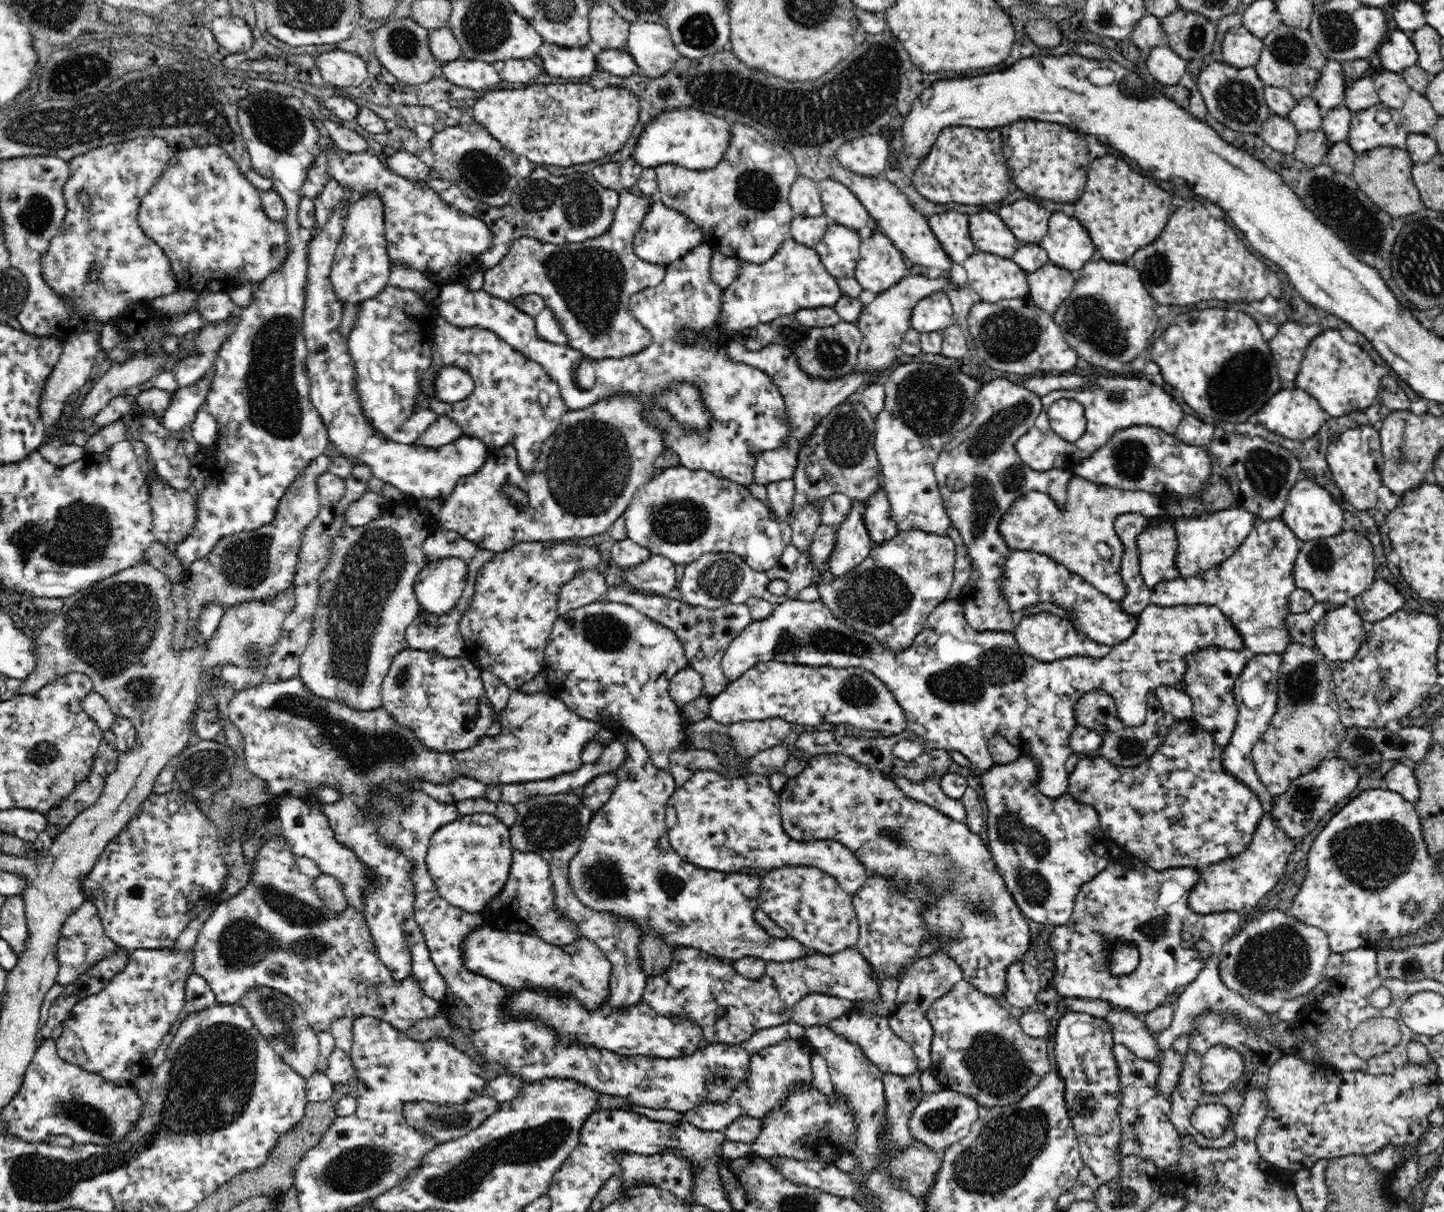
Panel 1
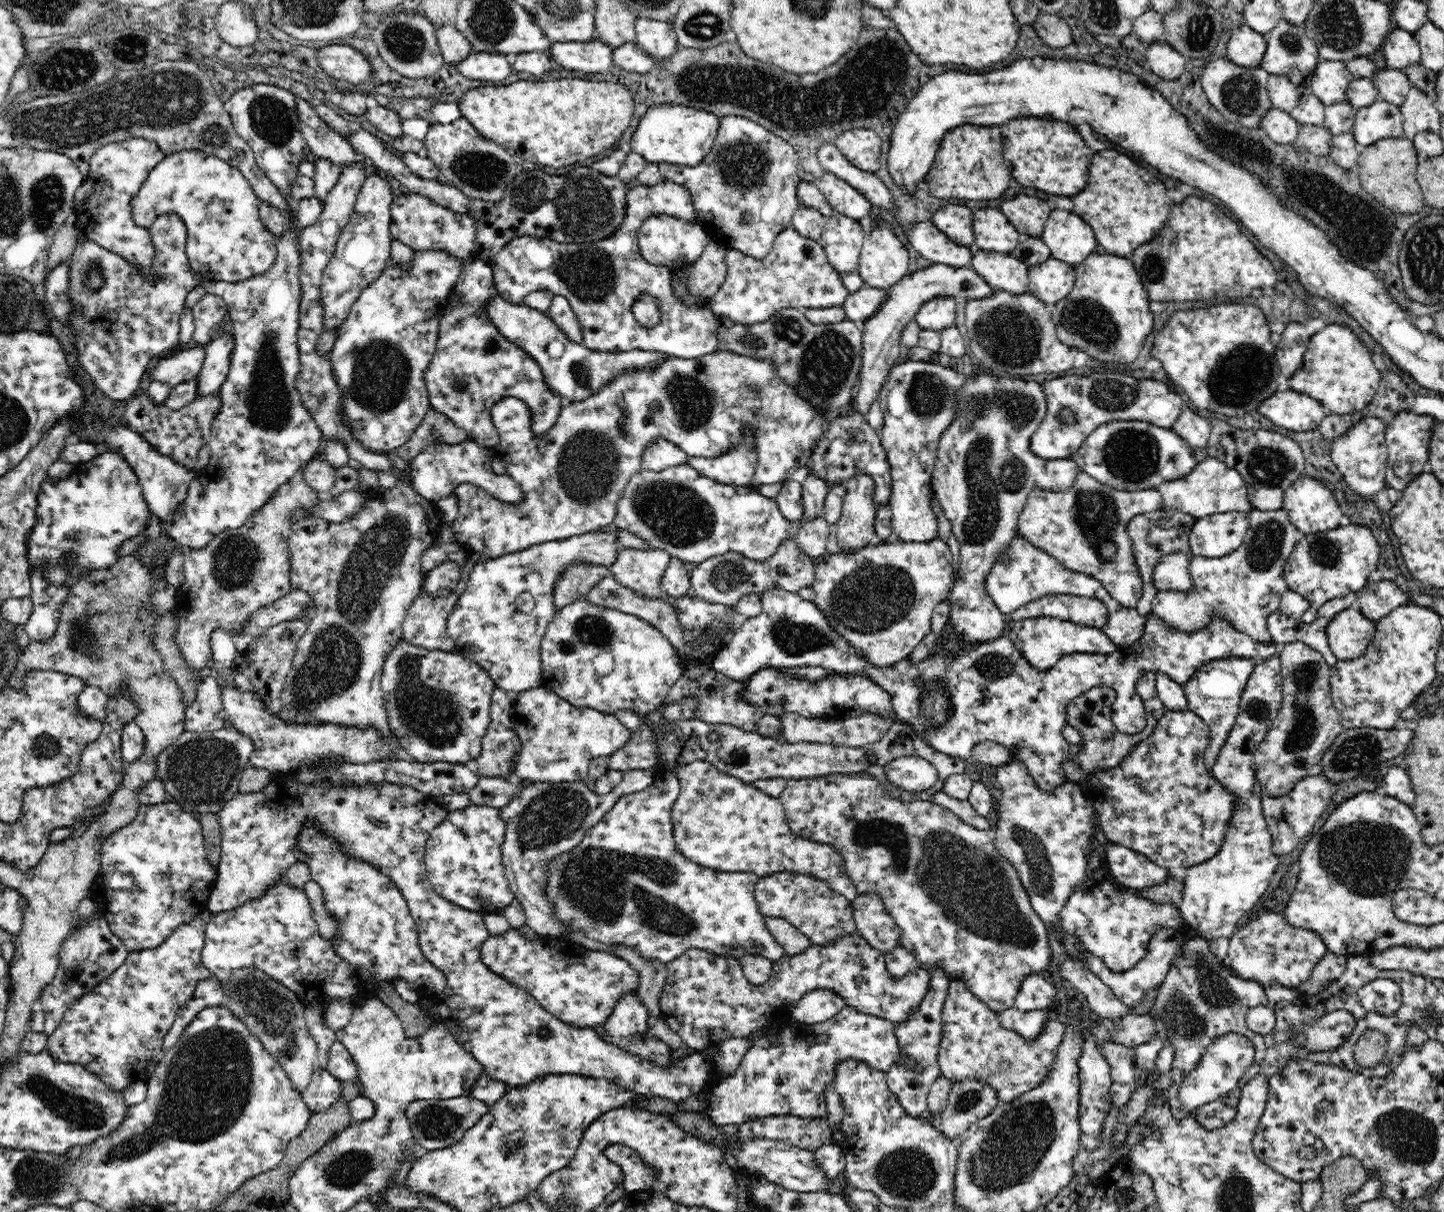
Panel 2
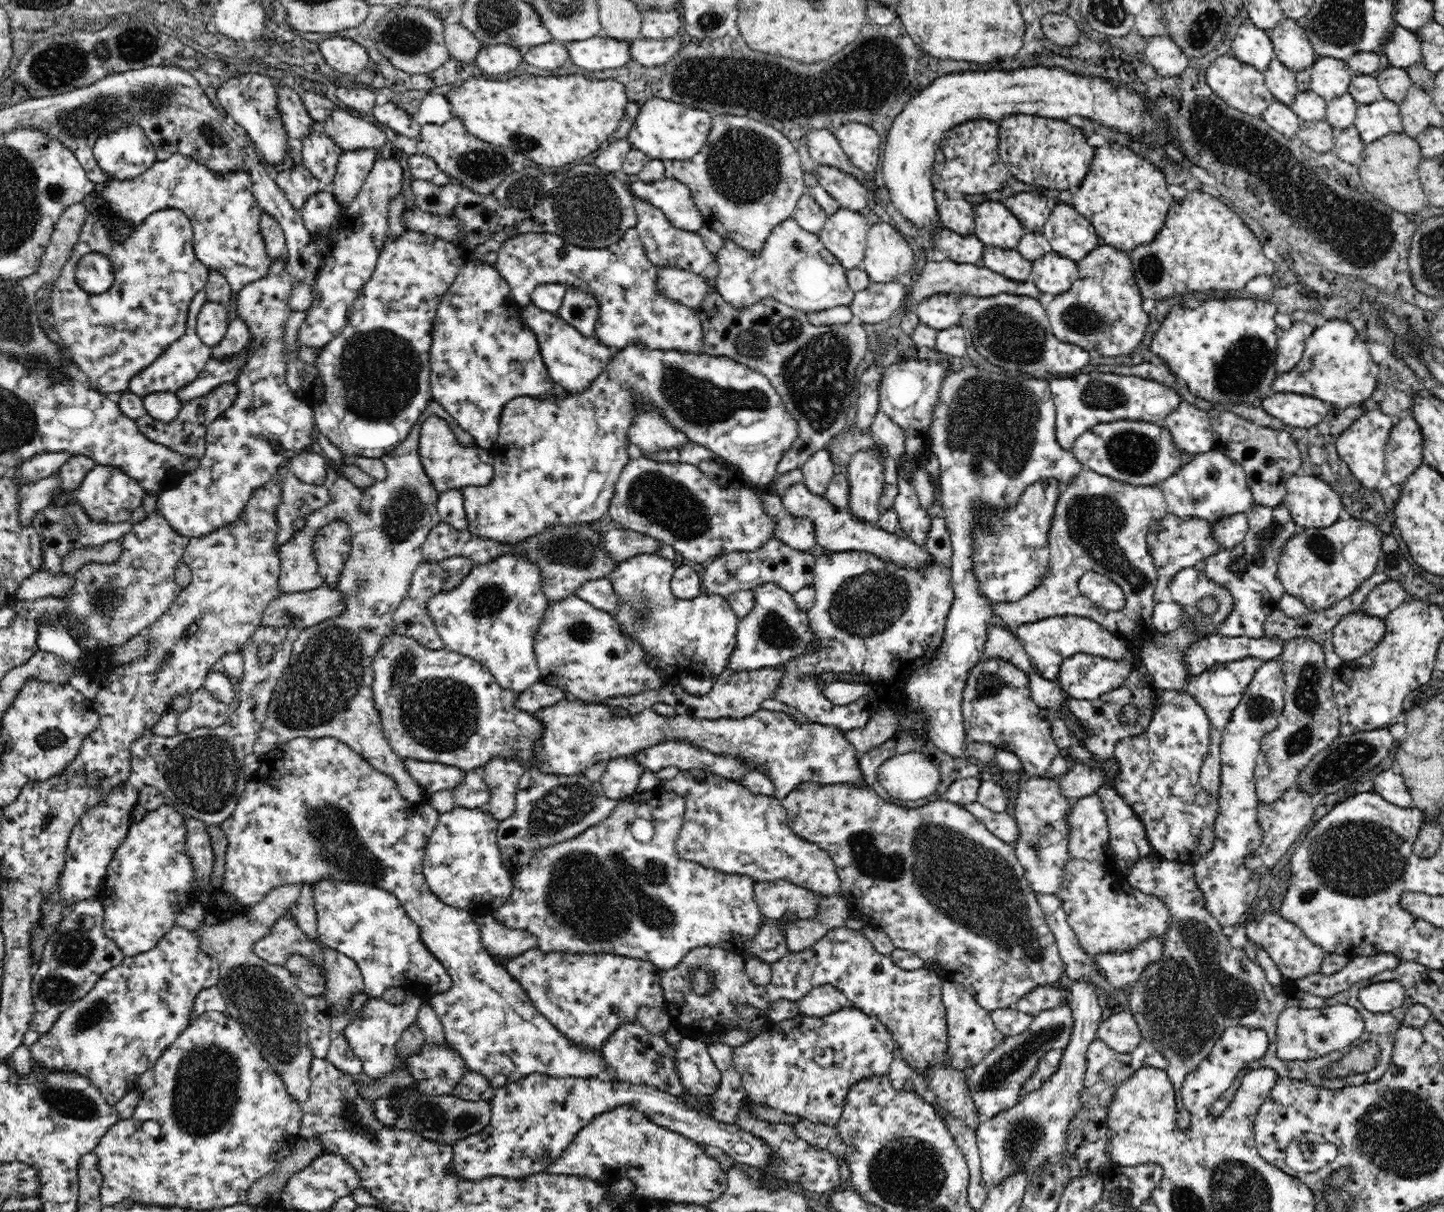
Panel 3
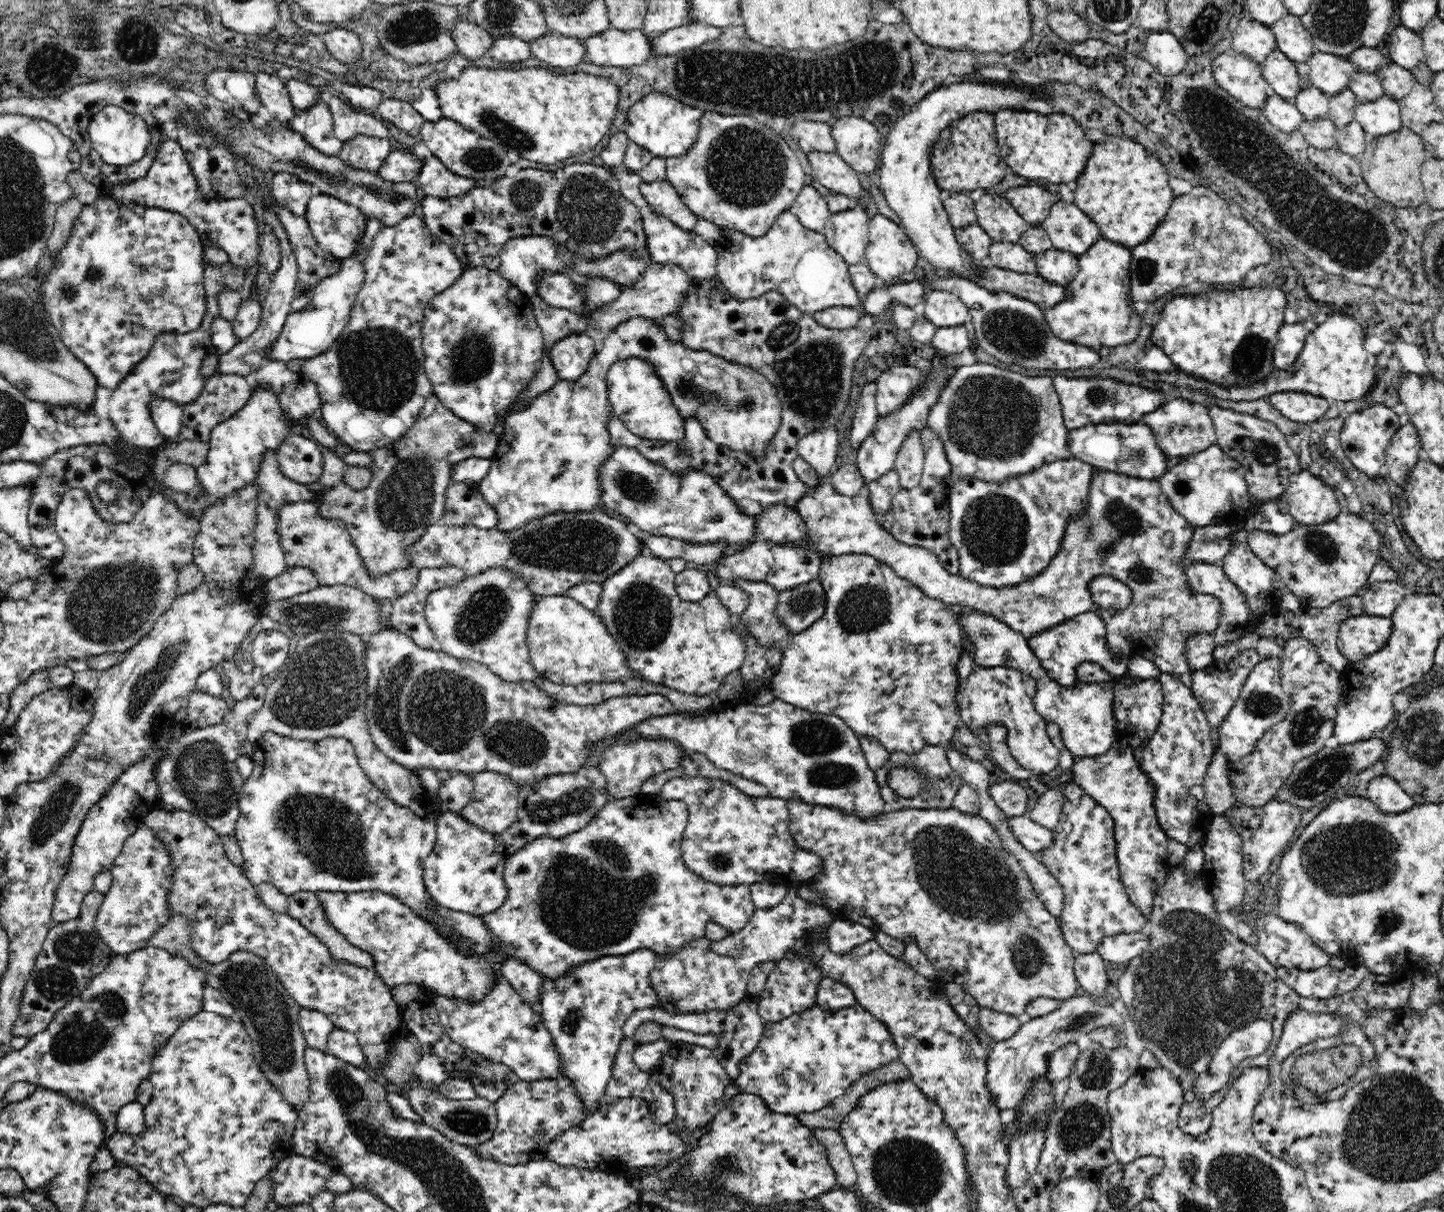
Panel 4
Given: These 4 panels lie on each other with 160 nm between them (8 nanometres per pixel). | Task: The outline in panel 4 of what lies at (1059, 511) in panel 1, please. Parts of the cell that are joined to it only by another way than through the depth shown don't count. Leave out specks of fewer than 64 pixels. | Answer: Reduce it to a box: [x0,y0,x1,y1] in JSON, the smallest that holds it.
[792,471,1223,677]

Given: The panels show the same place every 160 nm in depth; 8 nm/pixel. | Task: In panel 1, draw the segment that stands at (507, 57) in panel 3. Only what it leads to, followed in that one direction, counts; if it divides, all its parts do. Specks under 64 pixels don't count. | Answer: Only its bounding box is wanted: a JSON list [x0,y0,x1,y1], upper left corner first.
[440,59,501,90]

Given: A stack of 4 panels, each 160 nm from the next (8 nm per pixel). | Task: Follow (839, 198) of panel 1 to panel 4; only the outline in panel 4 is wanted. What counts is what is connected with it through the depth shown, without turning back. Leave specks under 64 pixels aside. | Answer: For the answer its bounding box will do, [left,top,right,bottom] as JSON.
[807,151,863,202]

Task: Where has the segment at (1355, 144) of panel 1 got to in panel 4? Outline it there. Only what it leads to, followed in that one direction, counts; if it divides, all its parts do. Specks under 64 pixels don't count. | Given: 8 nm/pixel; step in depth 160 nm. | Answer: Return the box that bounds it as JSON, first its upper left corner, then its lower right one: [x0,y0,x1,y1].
[1354,95,1403,139]

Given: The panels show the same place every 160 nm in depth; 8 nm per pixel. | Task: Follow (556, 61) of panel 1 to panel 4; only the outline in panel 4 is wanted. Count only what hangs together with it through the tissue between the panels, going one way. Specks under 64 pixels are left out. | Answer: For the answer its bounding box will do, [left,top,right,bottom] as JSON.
[583,27,653,66]

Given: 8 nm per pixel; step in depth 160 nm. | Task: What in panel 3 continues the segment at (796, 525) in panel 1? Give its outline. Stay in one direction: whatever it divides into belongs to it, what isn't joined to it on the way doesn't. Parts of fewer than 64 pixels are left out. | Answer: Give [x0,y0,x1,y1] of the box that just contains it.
[802,448,837,496]

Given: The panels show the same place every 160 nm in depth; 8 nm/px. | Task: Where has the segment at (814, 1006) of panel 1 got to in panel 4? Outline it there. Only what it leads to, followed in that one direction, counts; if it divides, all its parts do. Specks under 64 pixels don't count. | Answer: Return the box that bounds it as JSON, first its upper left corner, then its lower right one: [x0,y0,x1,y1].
[814,978,857,1011]

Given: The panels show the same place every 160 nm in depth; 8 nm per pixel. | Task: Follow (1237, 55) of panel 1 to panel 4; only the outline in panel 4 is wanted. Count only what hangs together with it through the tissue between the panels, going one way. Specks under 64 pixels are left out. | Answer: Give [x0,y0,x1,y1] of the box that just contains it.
[1231,17,1277,64]

